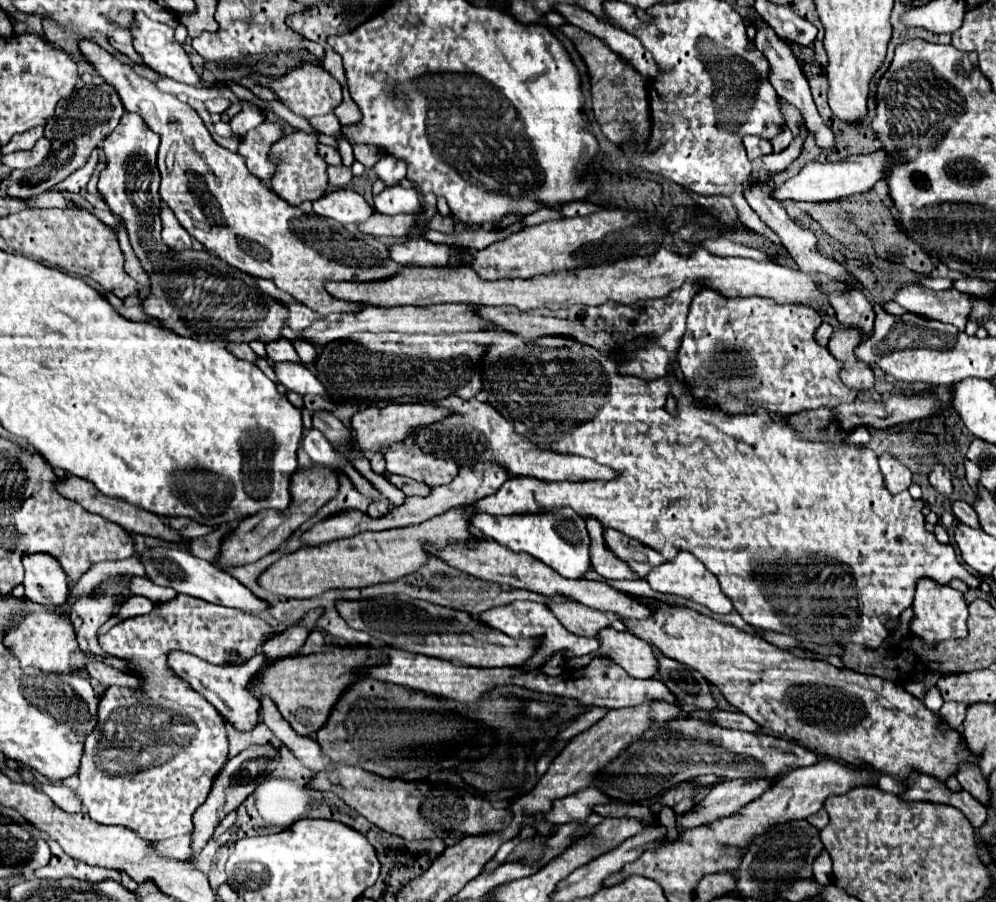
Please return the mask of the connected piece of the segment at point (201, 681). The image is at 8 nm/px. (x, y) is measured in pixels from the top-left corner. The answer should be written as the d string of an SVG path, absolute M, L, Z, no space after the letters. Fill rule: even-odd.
M172 651L172 655L168 655L168 665L172 667L172 671L184 679L194 691L198 691L200 695L204 695L234 727L238 727L240 731L248 731L258 723L258 709L260 703L246 691L248 679L258 671L258 667L262 667L268 661L266 655L258 653L252 659L248 659L248 663L236 667L236 665L212 665L212 663L204 663L204 659L188 655L184 651Z

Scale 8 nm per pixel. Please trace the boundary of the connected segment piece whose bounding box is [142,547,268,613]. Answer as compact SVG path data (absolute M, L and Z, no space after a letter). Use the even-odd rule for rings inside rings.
M150 547L142 555L142 565L144 565L146 577L150 581L154 581L156 585L172 587L176 593L198 597L198 599L204 599L204 601L210 601L210 603L216 603L216 605L224 605L224 607L242 609L242 611L248 611L248 613L260 613L268 607L266 601L258 599L252 591L248 591L228 571L216 569L212 563L208 563L204 559L198 559L188 551L168 549L168 547Z

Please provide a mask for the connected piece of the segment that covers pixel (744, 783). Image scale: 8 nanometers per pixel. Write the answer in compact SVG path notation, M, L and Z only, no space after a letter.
M732 779L716 783L712 791L702 801L698 801L696 807L692 807L692 811L676 817L676 831L684 833L736 813L746 803L760 797L768 787L772 787L774 781L776 779Z

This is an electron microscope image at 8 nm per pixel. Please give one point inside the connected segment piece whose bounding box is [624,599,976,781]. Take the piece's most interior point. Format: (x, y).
(862, 719)

